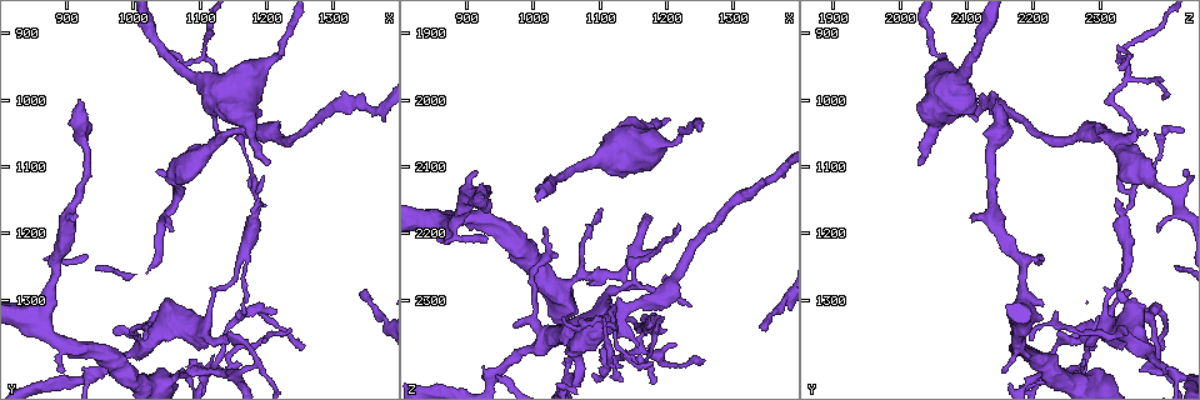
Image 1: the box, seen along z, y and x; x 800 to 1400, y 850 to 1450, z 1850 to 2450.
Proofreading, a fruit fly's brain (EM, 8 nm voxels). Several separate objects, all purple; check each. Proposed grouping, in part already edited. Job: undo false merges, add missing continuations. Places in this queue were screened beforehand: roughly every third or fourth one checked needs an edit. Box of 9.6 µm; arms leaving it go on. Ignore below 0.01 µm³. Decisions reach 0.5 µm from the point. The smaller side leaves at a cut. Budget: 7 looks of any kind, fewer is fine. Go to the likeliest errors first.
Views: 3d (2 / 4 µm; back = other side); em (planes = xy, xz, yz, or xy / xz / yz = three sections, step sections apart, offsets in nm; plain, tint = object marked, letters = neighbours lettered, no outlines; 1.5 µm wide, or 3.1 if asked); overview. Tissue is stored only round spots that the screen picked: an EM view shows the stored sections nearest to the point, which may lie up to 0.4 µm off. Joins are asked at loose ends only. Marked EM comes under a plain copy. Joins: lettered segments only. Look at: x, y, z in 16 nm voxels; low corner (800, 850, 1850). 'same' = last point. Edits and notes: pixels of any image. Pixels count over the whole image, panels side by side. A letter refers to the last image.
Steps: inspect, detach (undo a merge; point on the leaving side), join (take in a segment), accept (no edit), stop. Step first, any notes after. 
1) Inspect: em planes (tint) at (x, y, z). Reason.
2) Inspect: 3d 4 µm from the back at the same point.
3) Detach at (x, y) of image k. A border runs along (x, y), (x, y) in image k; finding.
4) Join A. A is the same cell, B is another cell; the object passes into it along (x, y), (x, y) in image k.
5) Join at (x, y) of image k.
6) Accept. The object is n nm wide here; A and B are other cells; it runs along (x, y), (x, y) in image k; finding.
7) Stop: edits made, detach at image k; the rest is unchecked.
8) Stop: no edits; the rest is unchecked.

Inspect: em xy step 8 (tint) at (1180, 995, 2395). Tapers out.

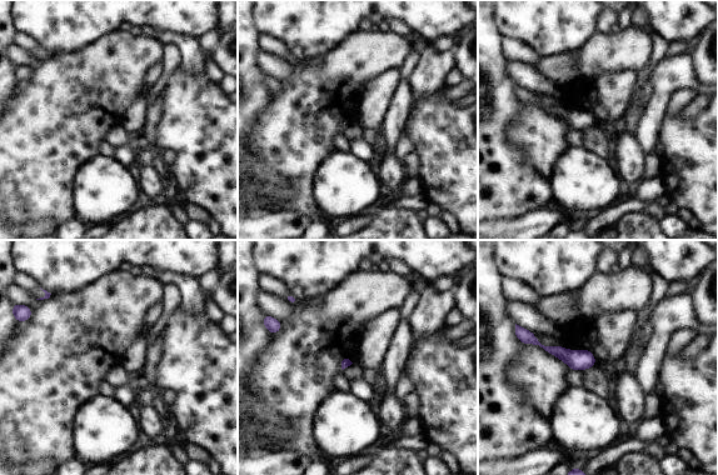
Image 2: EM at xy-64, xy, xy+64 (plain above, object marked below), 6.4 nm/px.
Inspect: em xy step 8 (letters) at the same point.

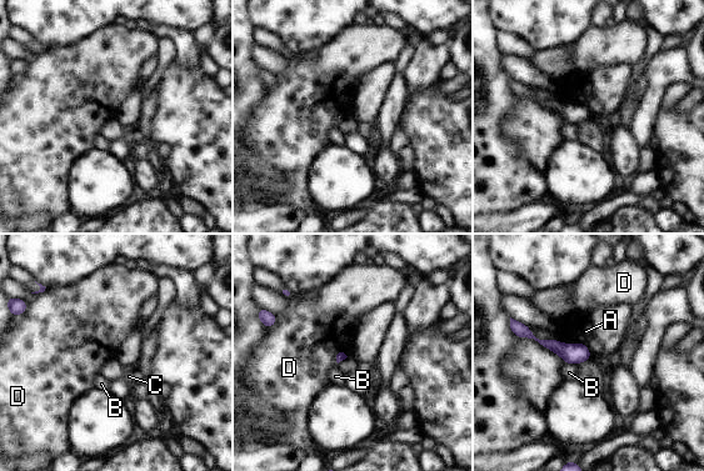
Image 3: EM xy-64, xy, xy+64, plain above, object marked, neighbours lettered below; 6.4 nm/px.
Accept. The object is 60 nm wide here; A, B, C and D are other cells; a border runs along (529, 329), (542, 339), (582, 344) in image 3; none of them fits.

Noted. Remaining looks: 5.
Inspect: 3d 2 µm from the back at (1155, 1365, 2280).

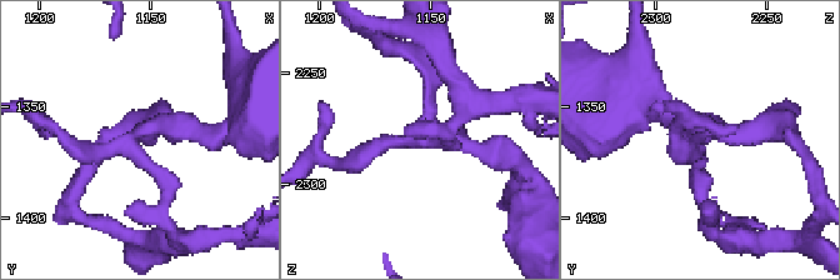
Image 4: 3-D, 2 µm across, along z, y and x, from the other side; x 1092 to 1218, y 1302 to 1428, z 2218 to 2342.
Inspect: em planes (tint) at (1159, 1368, 2280).

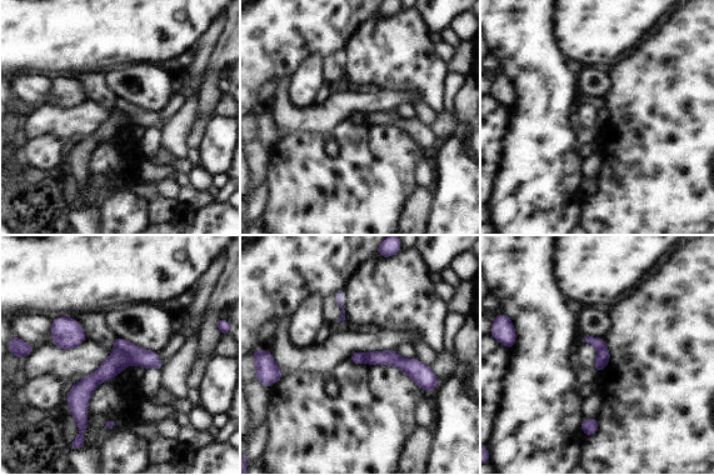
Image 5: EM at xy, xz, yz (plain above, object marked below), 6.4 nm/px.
Inspect: em planes (letters) at the same point.

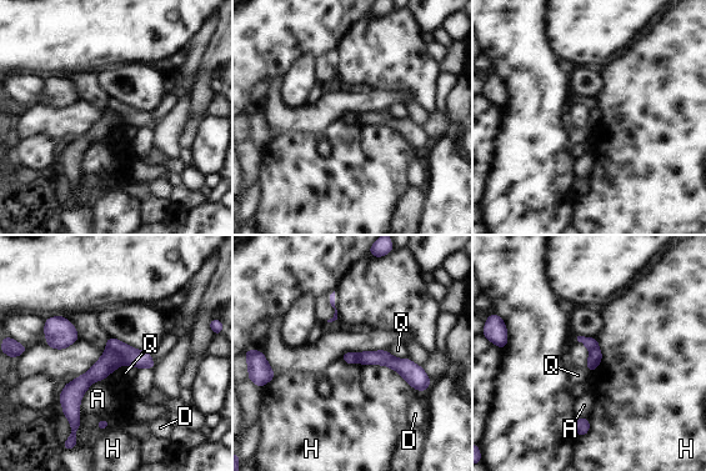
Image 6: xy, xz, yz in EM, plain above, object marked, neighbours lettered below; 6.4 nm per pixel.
Detach at (133, 356) of image 6. A, D, H and Q are other cells; a border runs along (106, 346), (120, 355), (123, 364) in image 6; two neurons meet here.

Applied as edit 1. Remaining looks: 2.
Stop: edits made, detach at image 6; the rest is unchecked.

